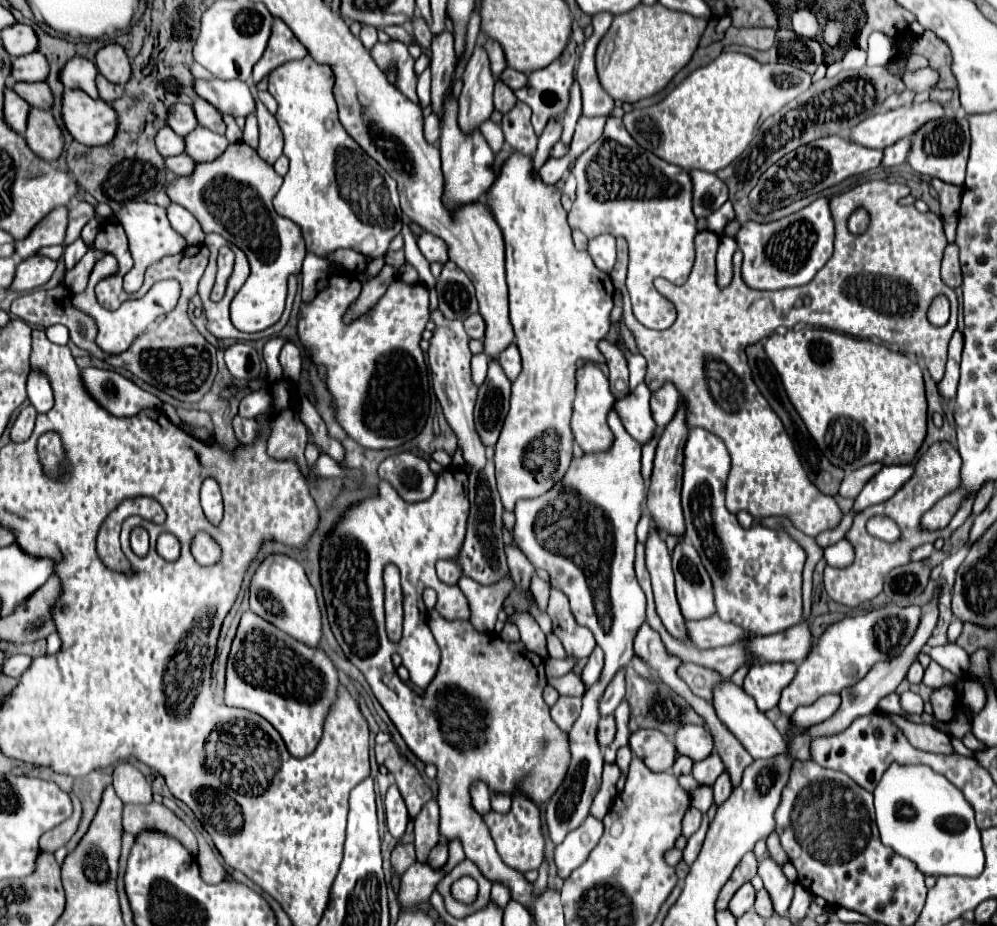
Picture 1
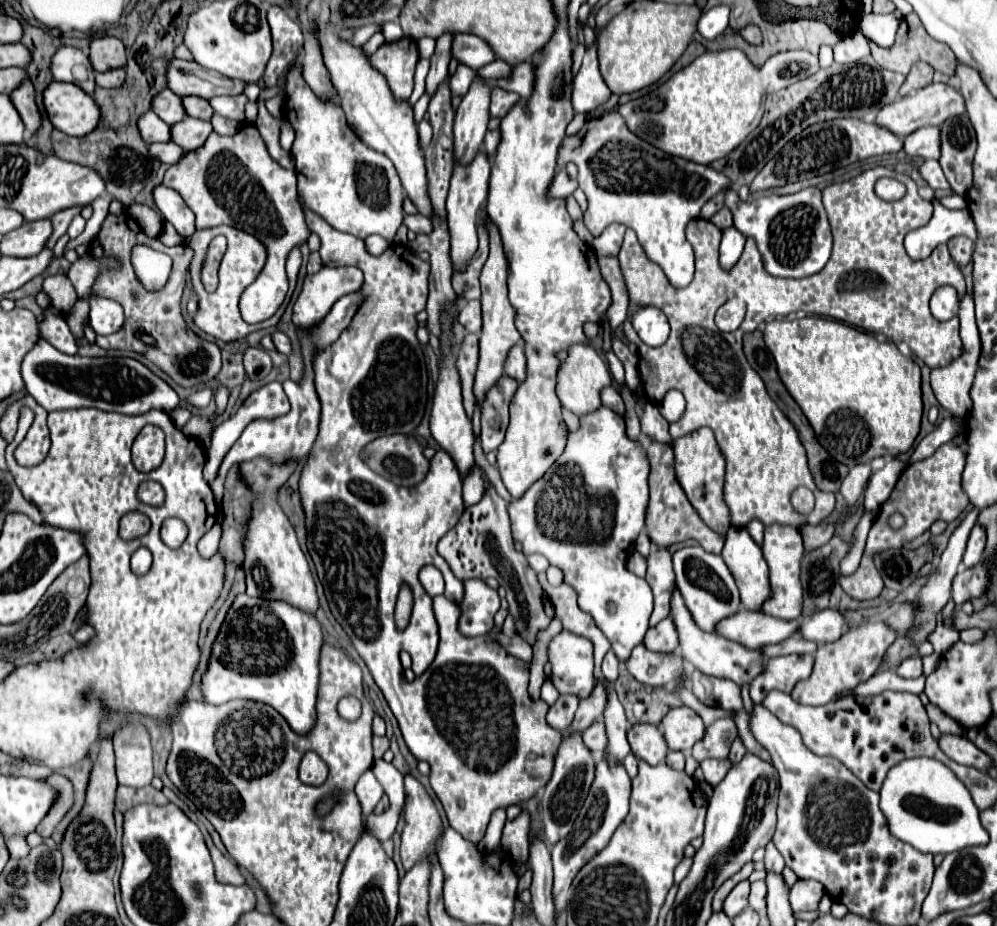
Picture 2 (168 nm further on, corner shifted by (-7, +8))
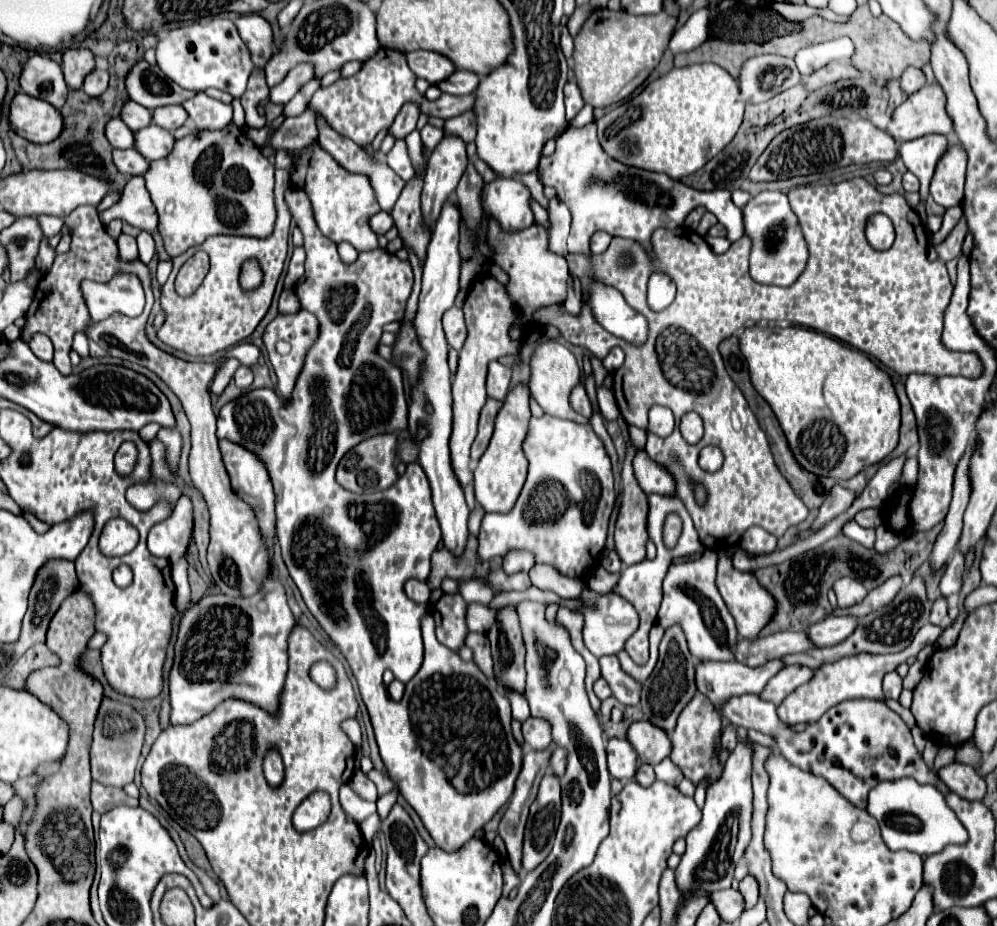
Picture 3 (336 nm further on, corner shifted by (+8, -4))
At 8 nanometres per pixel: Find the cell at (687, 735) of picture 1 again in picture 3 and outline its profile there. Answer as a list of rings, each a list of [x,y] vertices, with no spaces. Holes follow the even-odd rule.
[[[649,720],[631,724],[631,728],[627,732],[627,740],[633,744],[633,748],[639,756],[639,762],[647,762],[653,766],[659,764],[661,760],[669,758],[669,752],[673,748],[671,736],[663,728],[649,724]]]

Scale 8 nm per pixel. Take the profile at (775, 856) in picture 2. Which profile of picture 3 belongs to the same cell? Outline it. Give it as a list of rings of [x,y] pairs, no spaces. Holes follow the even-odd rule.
[[[745,876],[741,882],[739,882],[739,892],[743,894],[745,898],[745,908],[751,908],[757,898],[759,898],[759,892],[757,892],[757,880],[753,880],[753,876]]]

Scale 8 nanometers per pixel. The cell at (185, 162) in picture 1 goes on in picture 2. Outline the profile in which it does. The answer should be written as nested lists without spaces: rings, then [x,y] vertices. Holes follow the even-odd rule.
[[[158,142],[158,144],[148,144],[148,152],[150,156],[164,164],[176,164],[176,160],[180,160],[180,154],[184,154],[184,150],[178,144],[172,142]]]

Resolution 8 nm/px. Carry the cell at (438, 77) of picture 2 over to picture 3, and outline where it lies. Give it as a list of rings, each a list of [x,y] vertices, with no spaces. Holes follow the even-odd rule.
[[[405,104],[405,108],[401,108],[401,112],[397,114],[393,126],[389,128],[389,132],[395,138],[405,138],[409,132],[415,130],[417,120],[419,120],[421,108],[417,108],[417,104]]]

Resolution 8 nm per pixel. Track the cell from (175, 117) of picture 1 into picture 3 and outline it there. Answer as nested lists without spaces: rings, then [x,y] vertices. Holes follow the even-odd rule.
[[[127,102],[121,112],[121,120],[131,128],[131,130],[141,130],[153,124],[153,114],[145,106],[137,102]]]

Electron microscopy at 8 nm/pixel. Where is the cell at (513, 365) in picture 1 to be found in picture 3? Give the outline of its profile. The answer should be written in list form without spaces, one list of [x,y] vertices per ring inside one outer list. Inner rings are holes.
[[[489,362],[487,374],[487,394],[495,400],[503,400],[511,386],[511,368],[503,366],[501,362]]]

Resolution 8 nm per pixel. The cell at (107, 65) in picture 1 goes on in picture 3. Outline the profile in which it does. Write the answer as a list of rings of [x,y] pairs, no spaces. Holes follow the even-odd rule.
[[[69,48],[63,52],[63,74],[65,82],[71,90],[79,90],[83,86],[85,76],[95,70],[95,56],[85,48]]]

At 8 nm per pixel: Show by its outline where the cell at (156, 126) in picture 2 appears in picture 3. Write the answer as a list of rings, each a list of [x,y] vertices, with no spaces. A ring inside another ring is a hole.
[[[113,118],[109,120],[109,124],[105,126],[105,134],[109,138],[109,142],[113,144],[113,148],[135,148],[135,140],[133,140],[133,130],[127,128],[127,124],[121,122],[121,118]]]

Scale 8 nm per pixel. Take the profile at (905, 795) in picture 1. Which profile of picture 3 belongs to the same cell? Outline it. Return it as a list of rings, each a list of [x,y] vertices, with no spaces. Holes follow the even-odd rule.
[[[913,778],[883,780],[869,792],[867,812],[879,822],[883,842],[889,850],[917,852],[919,856],[931,856],[941,852],[949,844],[965,844],[967,830],[957,820],[955,812],[947,806],[943,794],[929,784],[919,784]]]

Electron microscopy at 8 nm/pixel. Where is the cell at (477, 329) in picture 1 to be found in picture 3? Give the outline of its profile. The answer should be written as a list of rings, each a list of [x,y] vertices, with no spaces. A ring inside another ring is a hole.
[[[453,306],[445,312],[443,330],[445,330],[449,346],[455,350],[461,350],[461,346],[467,338],[467,332],[465,332],[465,322],[463,322],[463,310],[459,306]]]

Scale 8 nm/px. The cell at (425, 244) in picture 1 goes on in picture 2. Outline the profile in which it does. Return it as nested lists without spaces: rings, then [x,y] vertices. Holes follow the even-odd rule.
[[[404,214],[404,224],[408,226],[408,230],[420,234],[420,232],[428,232],[428,228],[432,224],[428,224],[428,218],[422,214]]]

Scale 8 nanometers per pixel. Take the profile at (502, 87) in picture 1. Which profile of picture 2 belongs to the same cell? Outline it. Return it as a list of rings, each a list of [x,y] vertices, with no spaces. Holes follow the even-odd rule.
[[[494,88],[492,96],[490,96],[490,116],[502,118],[512,108],[512,104],[518,102],[518,98],[520,96],[514,92],[504,92],[502,88]]]

